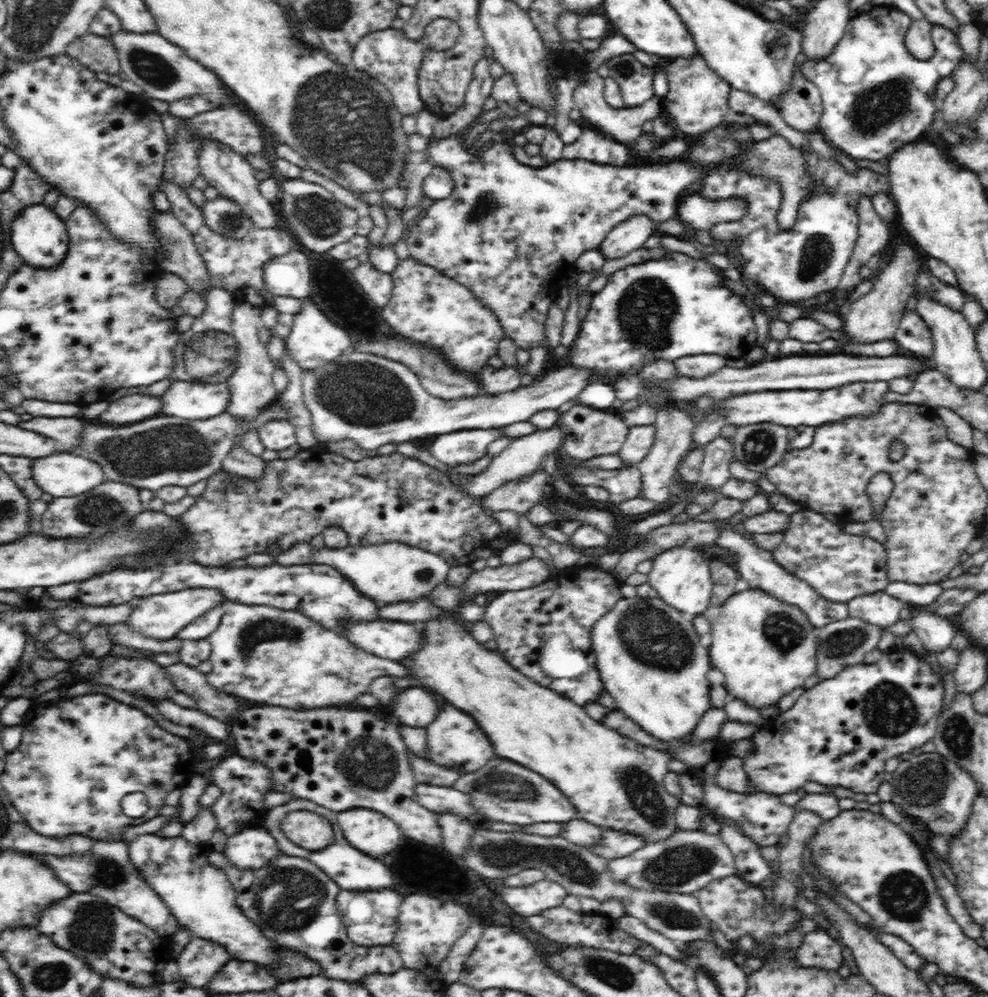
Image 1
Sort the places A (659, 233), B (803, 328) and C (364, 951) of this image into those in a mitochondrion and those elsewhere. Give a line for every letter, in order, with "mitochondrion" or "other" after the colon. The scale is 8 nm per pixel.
A: other
B: other
C: other

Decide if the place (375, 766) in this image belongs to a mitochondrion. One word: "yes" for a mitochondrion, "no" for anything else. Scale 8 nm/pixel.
yes

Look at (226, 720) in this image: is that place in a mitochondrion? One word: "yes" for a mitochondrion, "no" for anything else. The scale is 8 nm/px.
no

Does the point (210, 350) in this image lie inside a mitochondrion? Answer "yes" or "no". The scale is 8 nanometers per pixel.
yes

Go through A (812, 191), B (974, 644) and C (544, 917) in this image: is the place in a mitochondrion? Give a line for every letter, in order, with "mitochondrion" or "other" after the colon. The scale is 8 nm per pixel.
A: other
B: other
C: other

